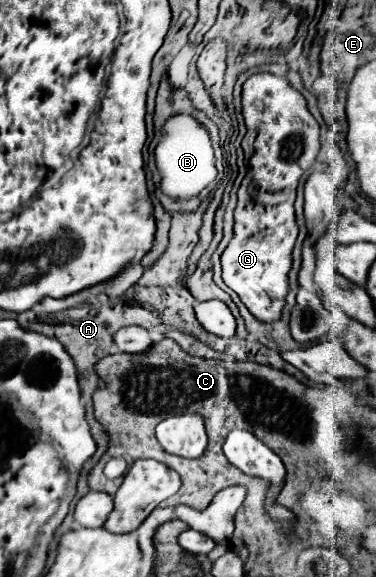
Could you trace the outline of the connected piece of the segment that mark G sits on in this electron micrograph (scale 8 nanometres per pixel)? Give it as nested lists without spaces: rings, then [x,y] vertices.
[[[272,73],[248,77],[242,89],[242,105],[248,129],[242,139],[246,175],[238,189],[234,237],[222,253],[222,279],[240,295],[256,319],[274,321],[284,307],[288,271],[292,267],[290,253],[298,237],[294,215],[296,185],[320,151],[320,125],[310,115],[306,99],[284,77]]]

